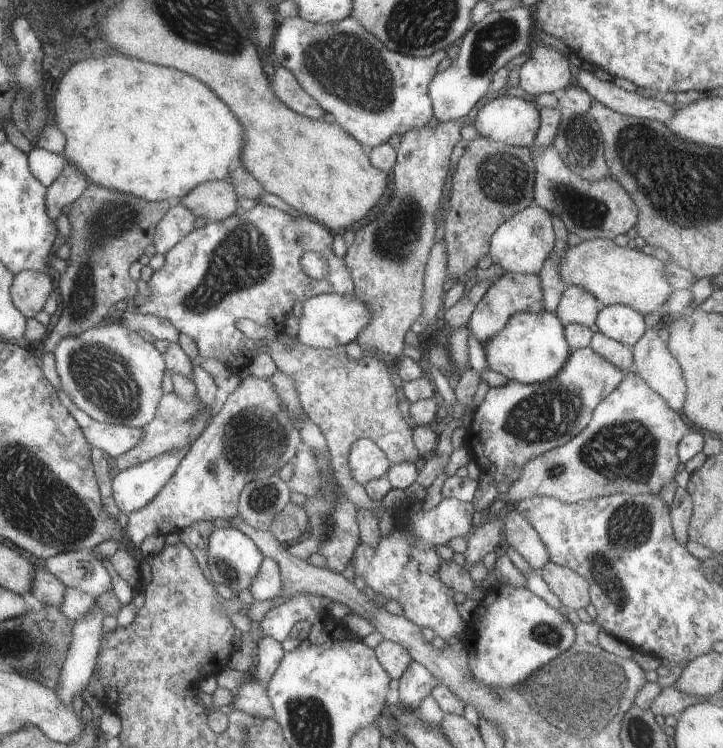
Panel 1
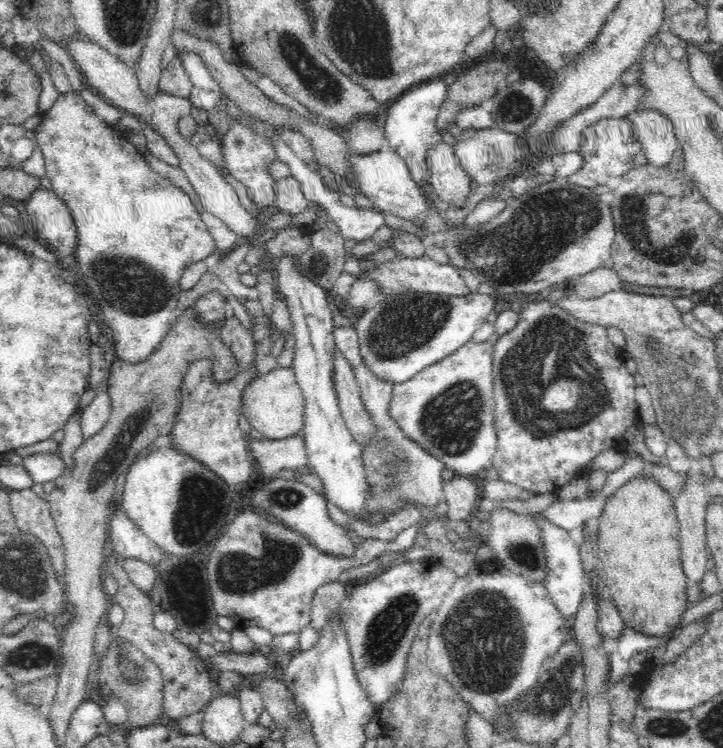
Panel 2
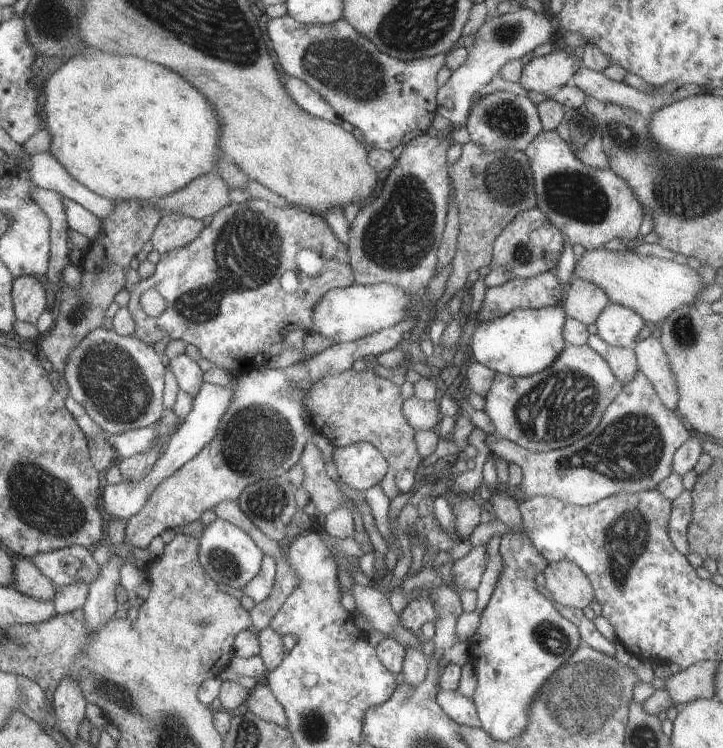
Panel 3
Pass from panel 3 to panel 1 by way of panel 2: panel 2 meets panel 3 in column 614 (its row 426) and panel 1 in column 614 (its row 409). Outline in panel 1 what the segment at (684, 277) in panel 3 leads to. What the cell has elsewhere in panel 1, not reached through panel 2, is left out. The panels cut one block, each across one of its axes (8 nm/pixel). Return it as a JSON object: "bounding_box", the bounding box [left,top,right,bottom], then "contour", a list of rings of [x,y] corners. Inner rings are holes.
{"bounding_box":[557,240,671,316],"contour":[[[585,240],[577,246],[567,246],[563,256],[559,258],[557,266],[559,266],[557,274],[567,286],[581,286],[583,290],[587,290],[587,294],[593,294],[593,298],[603,308],[607,308],[607,306],[631,306],[633,310],[637,310],[645,316],[645,314],[651,314],[661,304],[665,306],[665,300],[671,294],[671,290],[667,286],[667,278],[663,274],[663,264],[659,260],[655,260],[653,256],[641,254],[639,248],[629,250],[629,248],[615,246],[611,240]]]}

